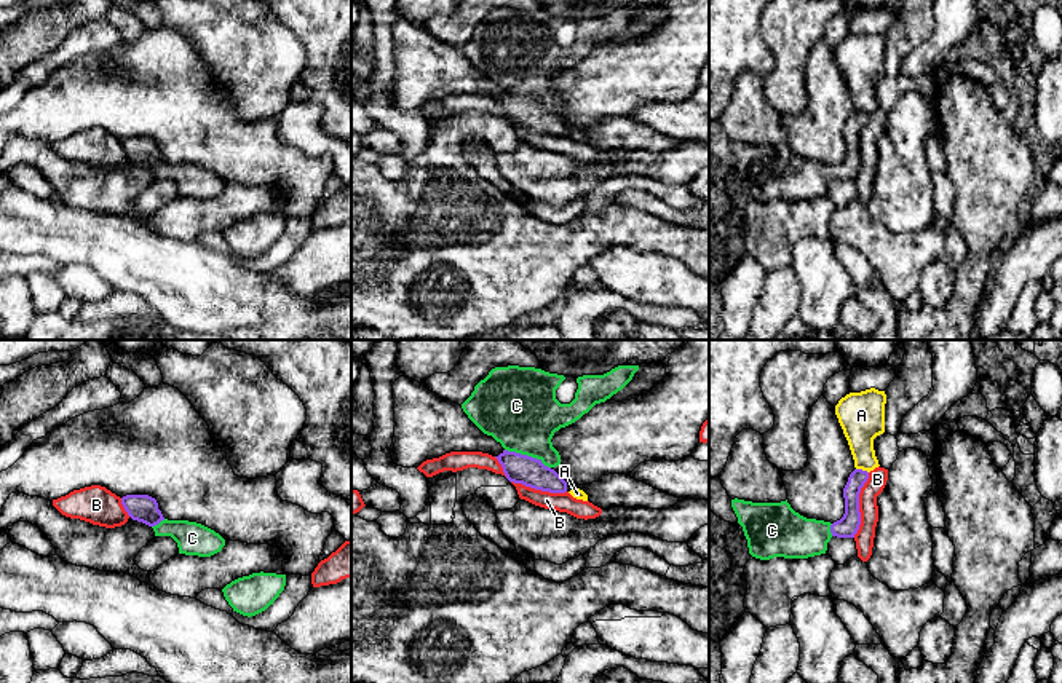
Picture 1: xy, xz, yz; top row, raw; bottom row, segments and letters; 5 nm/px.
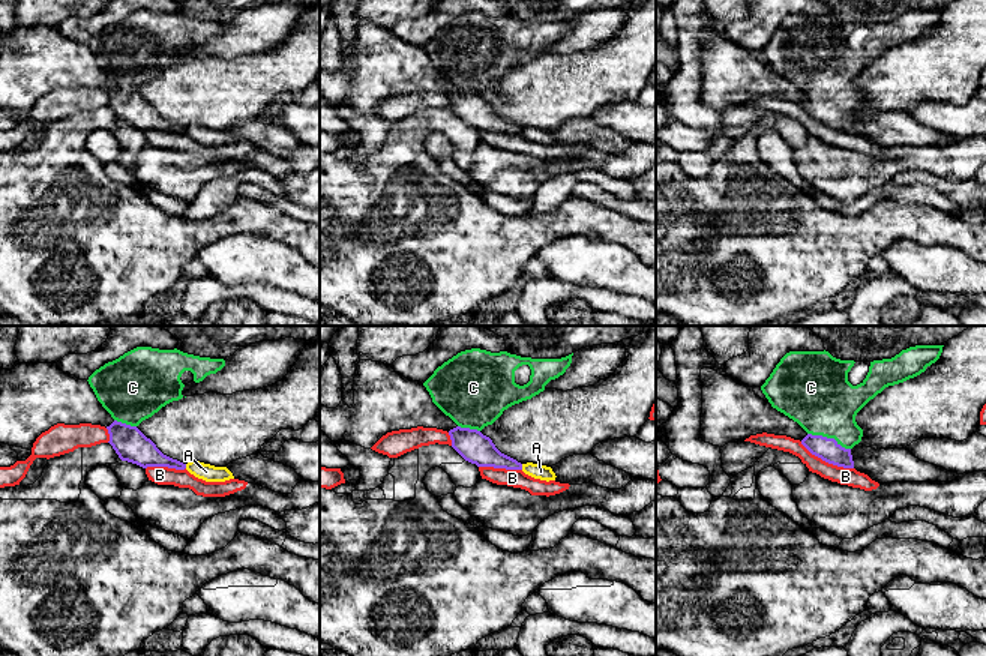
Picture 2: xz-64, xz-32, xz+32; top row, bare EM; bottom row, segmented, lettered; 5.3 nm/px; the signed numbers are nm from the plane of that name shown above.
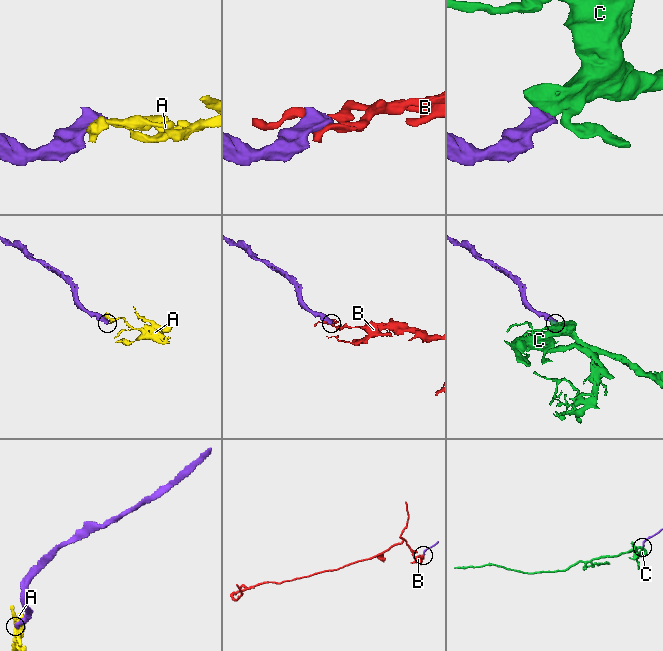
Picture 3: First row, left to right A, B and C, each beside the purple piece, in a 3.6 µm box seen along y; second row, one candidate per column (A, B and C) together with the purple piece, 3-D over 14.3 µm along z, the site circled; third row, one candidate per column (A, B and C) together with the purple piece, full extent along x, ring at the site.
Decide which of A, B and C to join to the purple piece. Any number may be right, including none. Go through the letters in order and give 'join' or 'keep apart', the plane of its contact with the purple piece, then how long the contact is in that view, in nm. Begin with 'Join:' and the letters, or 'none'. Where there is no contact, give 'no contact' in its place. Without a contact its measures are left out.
Join: C
A: keep apart; contact in yz; length 70 nm
B: keep apart; contact in yz; length 340 nm
C: join; contact in xz; length 260 nm

